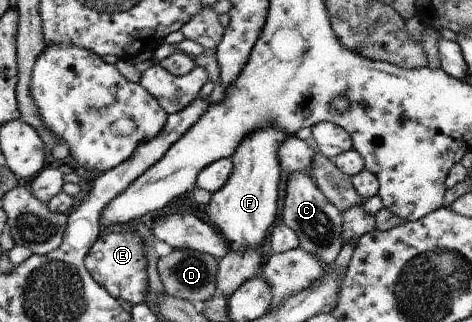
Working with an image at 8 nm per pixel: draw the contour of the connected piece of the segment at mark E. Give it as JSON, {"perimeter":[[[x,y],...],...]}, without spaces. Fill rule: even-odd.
{"perimeter":[[[132,224],[129,233],[119,233],[117,230],[102,231],[100,237],[89,249],[84,264],[93,279],[107,290],[115,299],[127,301],[131,305],[148,303],[147,298],[147,257],[145,243],[141,235],[135,231]]]}

